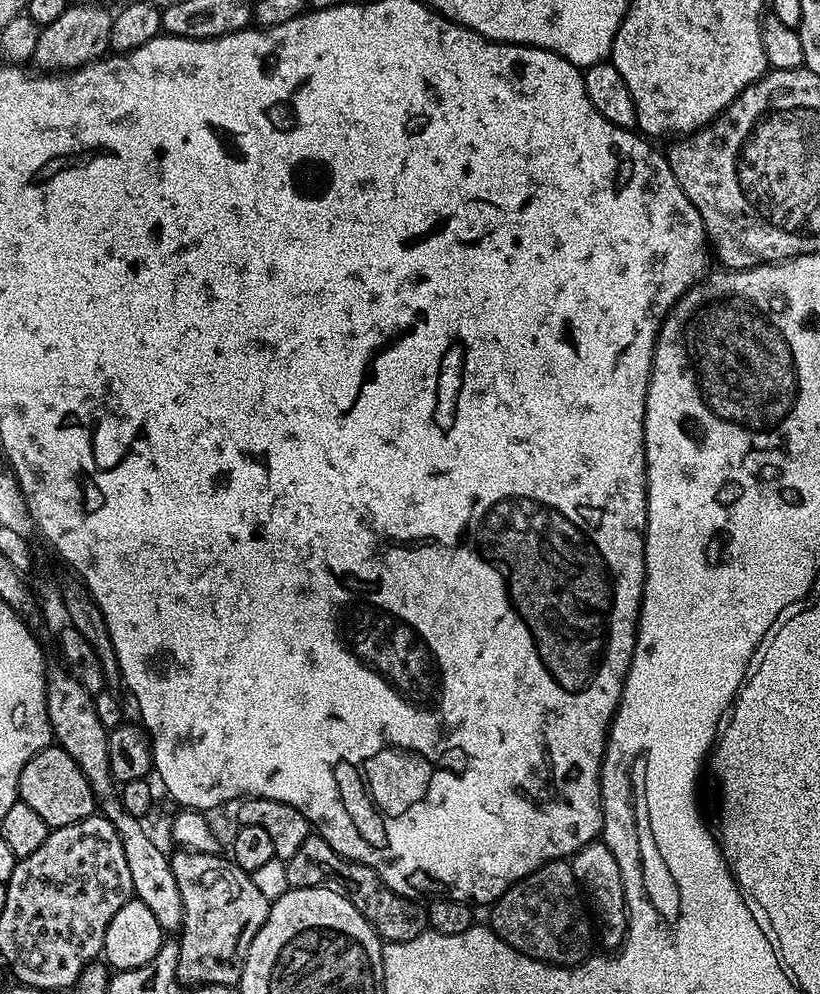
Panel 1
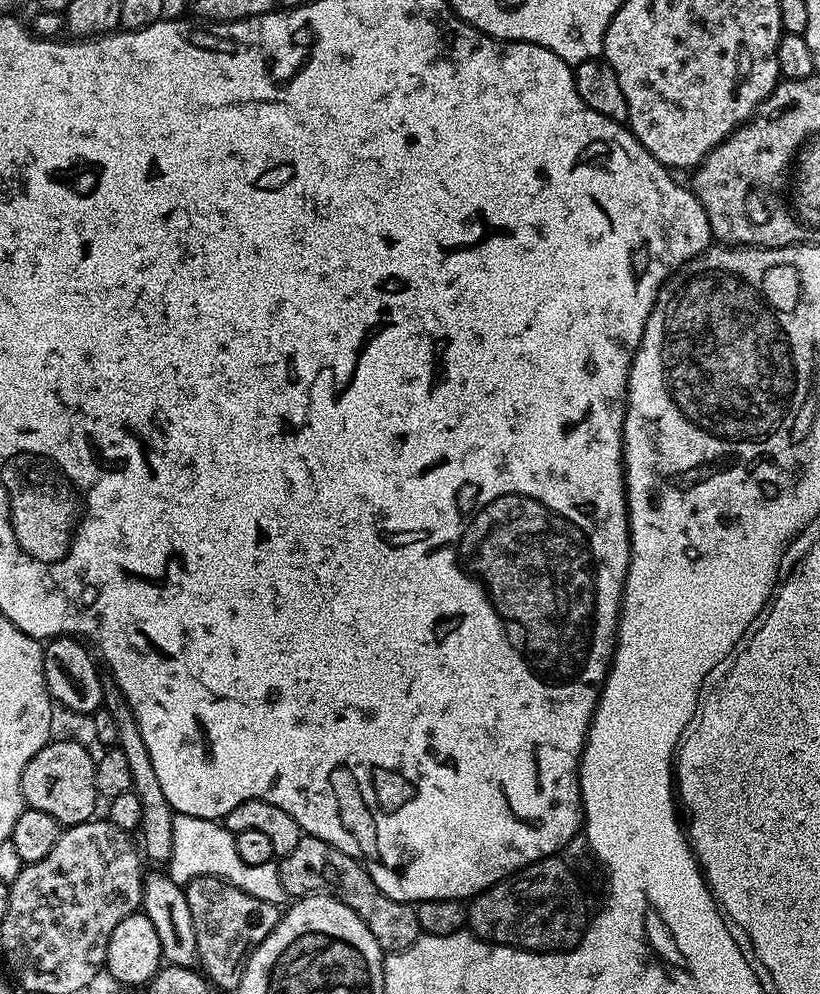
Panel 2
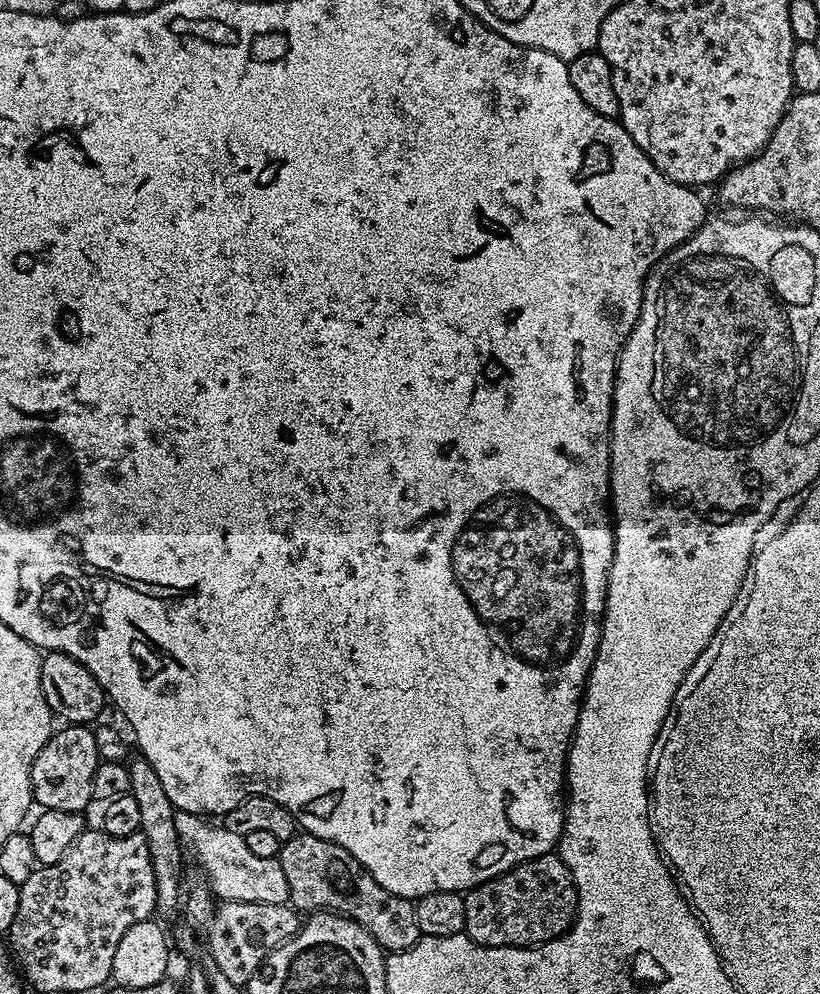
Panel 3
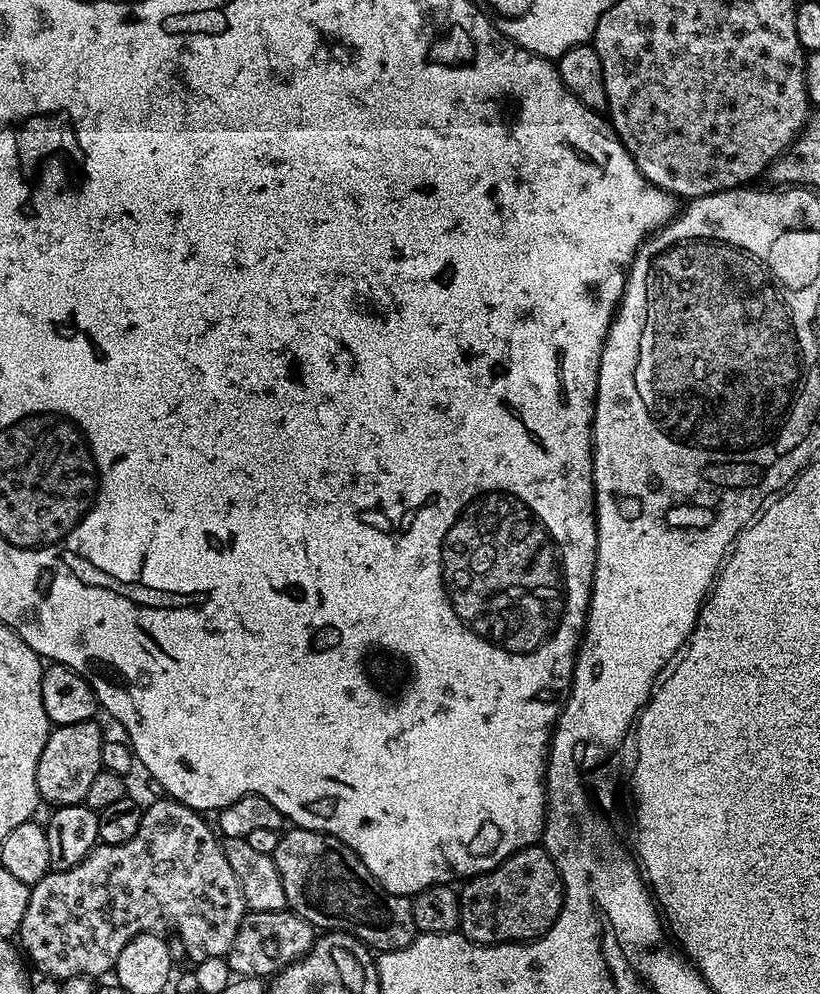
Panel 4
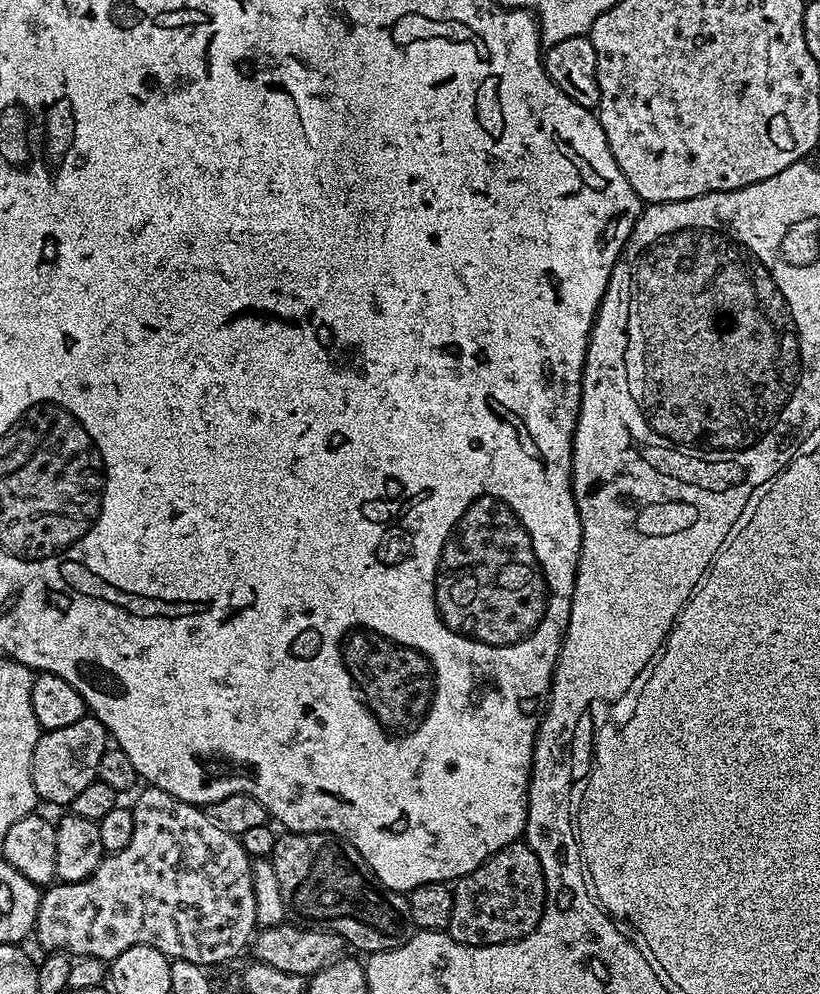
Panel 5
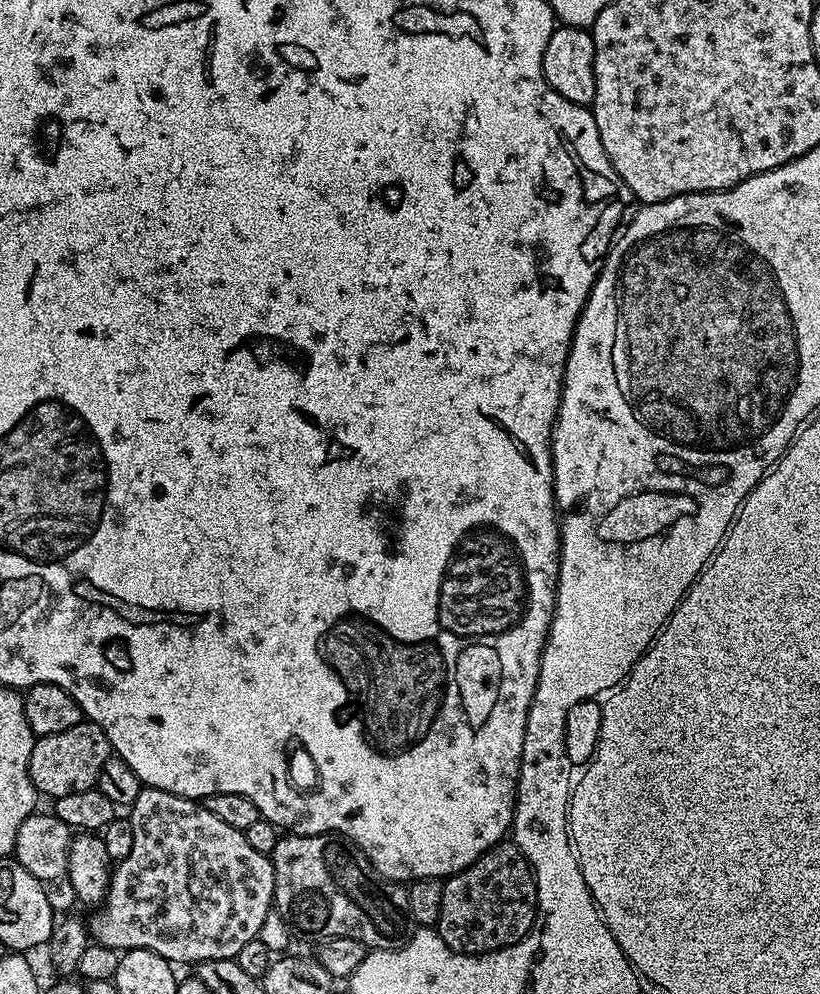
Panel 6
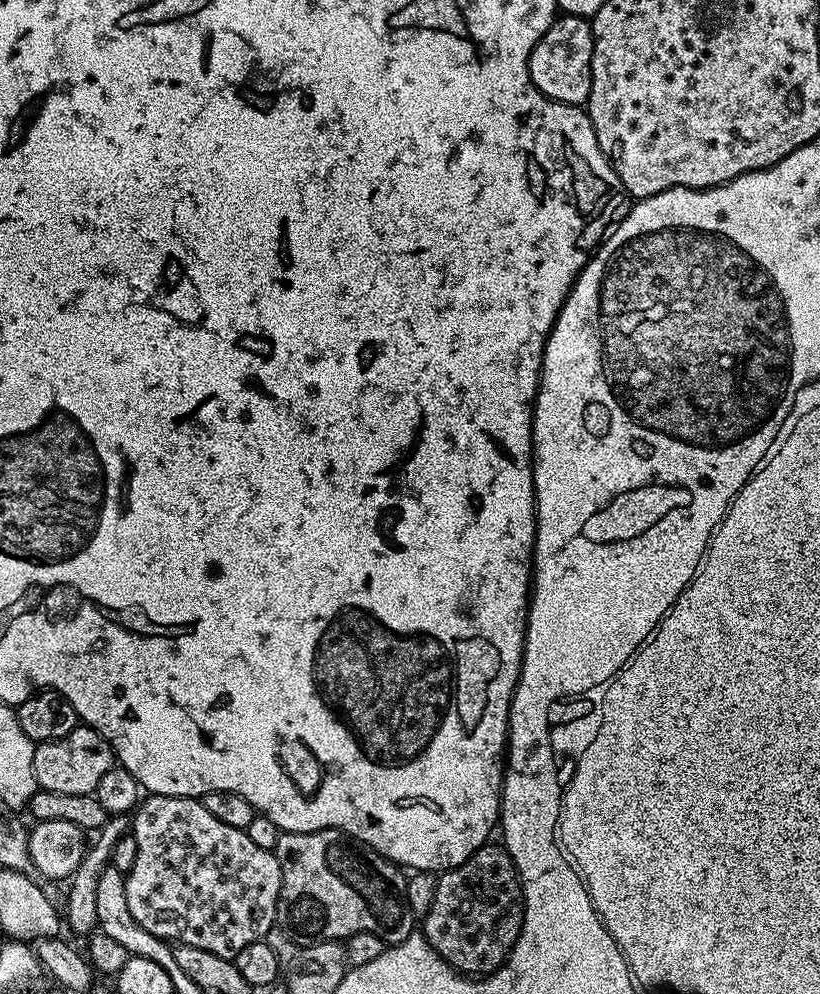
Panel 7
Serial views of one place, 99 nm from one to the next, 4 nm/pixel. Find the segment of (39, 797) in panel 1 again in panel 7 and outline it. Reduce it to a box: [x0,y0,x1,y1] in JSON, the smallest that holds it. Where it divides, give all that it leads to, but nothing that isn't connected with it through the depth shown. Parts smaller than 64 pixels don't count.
[32,726,114,796]

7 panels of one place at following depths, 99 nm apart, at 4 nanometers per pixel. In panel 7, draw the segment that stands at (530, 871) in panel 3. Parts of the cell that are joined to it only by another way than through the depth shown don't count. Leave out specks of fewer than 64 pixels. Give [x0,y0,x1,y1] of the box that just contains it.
[422,842,524,978]

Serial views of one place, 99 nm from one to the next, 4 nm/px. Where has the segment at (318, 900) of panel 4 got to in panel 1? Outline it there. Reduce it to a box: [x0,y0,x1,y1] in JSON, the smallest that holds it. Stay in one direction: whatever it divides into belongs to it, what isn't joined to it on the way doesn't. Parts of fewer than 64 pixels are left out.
[296,834,429,944]

